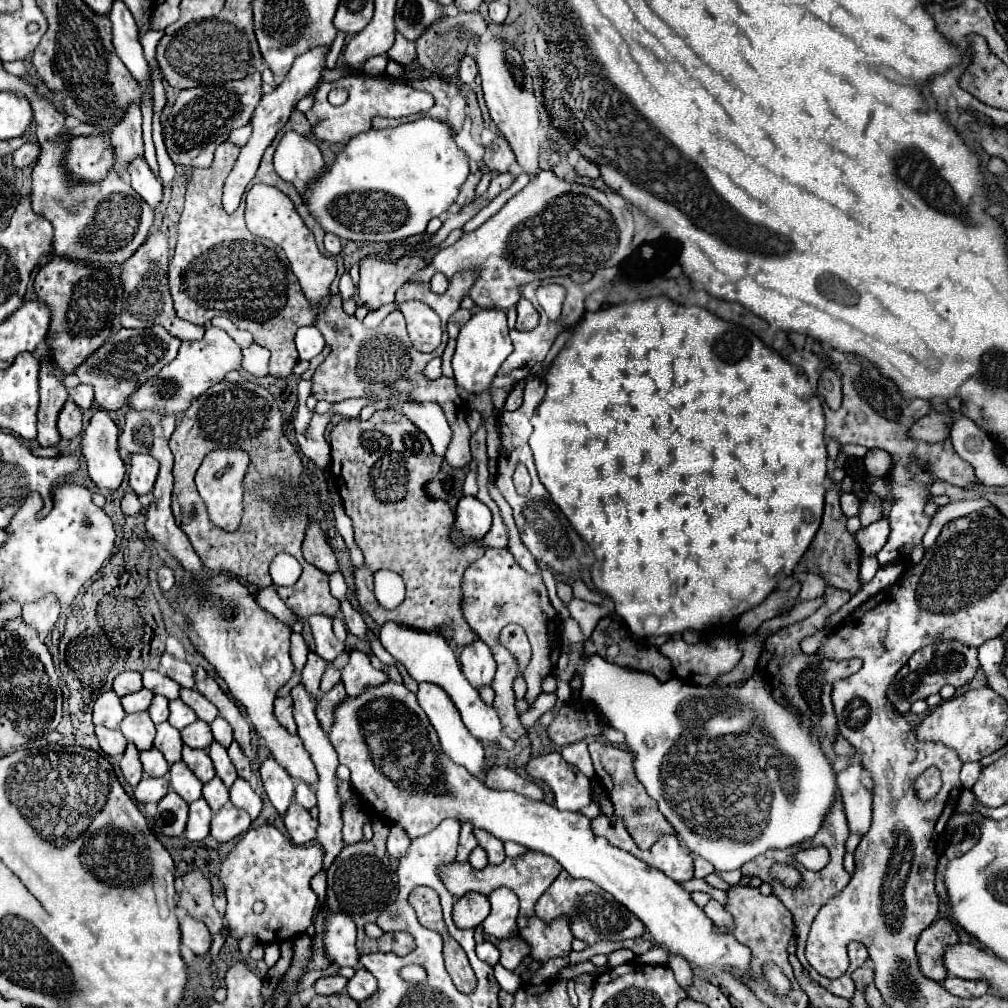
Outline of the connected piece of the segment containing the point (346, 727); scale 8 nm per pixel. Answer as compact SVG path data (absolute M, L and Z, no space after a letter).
M387 679L361 695L347 695L335 707L327 737L339 755L339 763L351 769L351 785L357 797L377 811L377 815L385 813L385 821L399 825L409 839L429 833L447 817L471 823L501 841L515 841L553 857L573 877L593 881L635 913L645 923L653 941L661 943L671 955L681 955L699 967L713 965L725 973L731 967L749 971L751 951L747 947L733 935L713 933L711 919L691 901L679 883L631 853L613 847L605 837L597 837L589 817L559 811L549 803L531 801L515 791L487 789L465 767L451 763L443 755L417 697L405 685Z

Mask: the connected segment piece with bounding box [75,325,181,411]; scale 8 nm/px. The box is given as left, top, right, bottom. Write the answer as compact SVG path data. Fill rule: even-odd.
M153 325L145 329L121 329L115 333L107 343L75 371L75 375L81 379L81 383L89 383L95 389L95 403L103 411L119 411L127 403L127 395L139 387L139 383L145 383L153 375L161 371L163 365L171 363L177 355L181 341L167 333L163 327Z

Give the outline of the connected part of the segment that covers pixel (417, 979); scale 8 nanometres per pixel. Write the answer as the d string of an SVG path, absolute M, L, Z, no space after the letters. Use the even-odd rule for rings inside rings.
M405 965L399 971L399 975L401 975L401 979L405 979L407 983L413 983L413 985L427 981L427 973L425 973L425 969L421 965Z

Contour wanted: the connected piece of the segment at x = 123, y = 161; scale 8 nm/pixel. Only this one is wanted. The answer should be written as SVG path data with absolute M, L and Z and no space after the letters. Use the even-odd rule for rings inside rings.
M131 105L121 123L111 129L111 147L115 153L113 171L119 175L127 173L133 159L143 157L143 137L141 137L141 109Z

